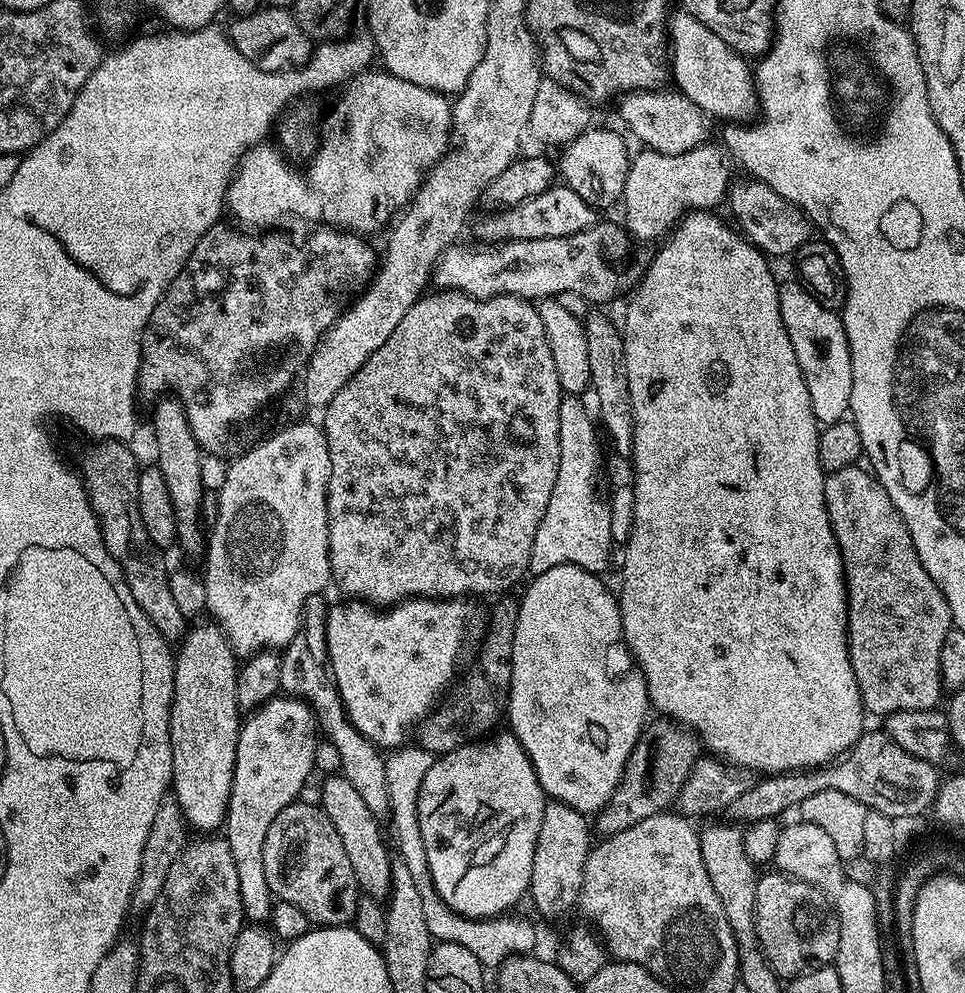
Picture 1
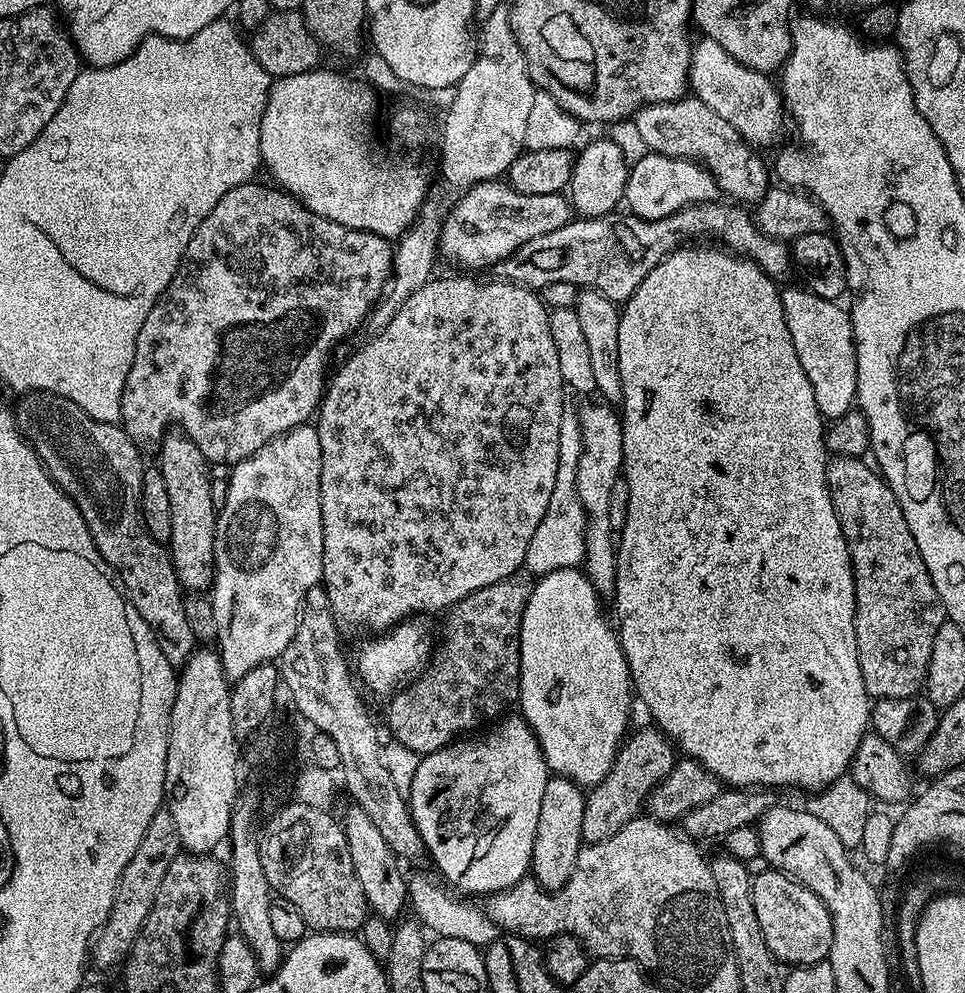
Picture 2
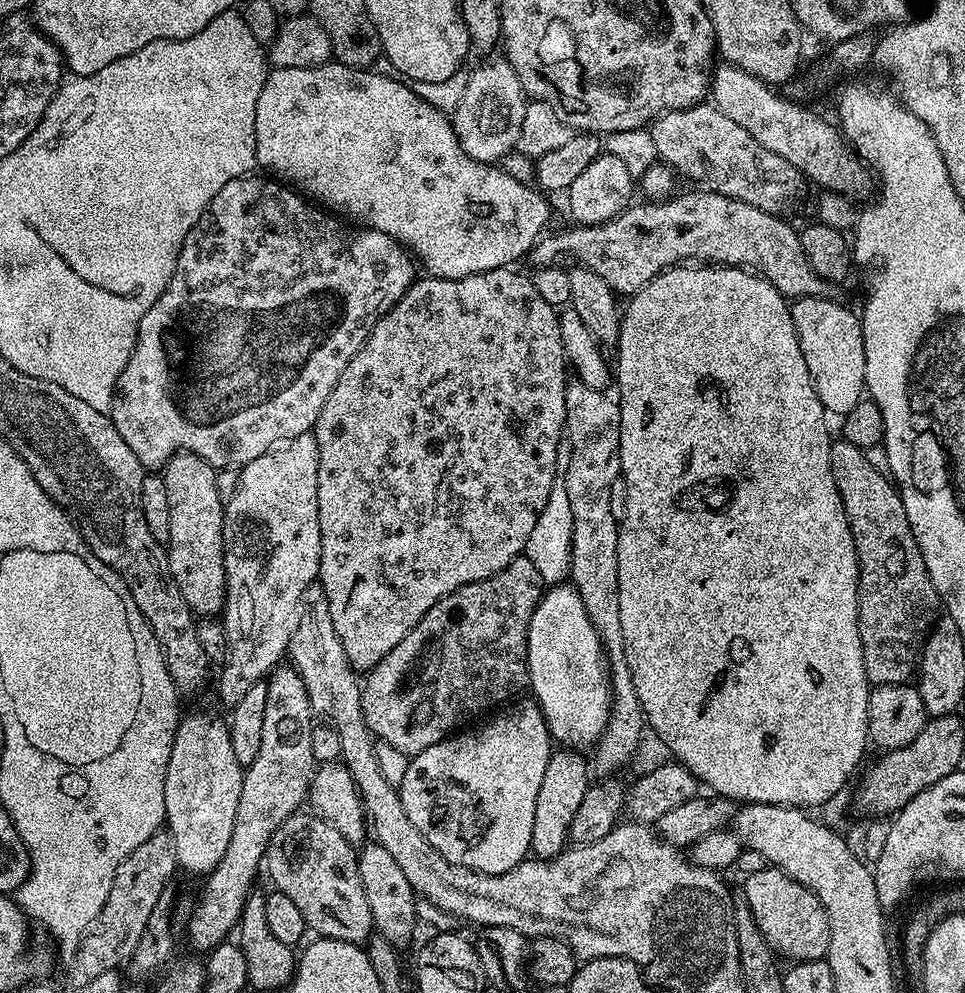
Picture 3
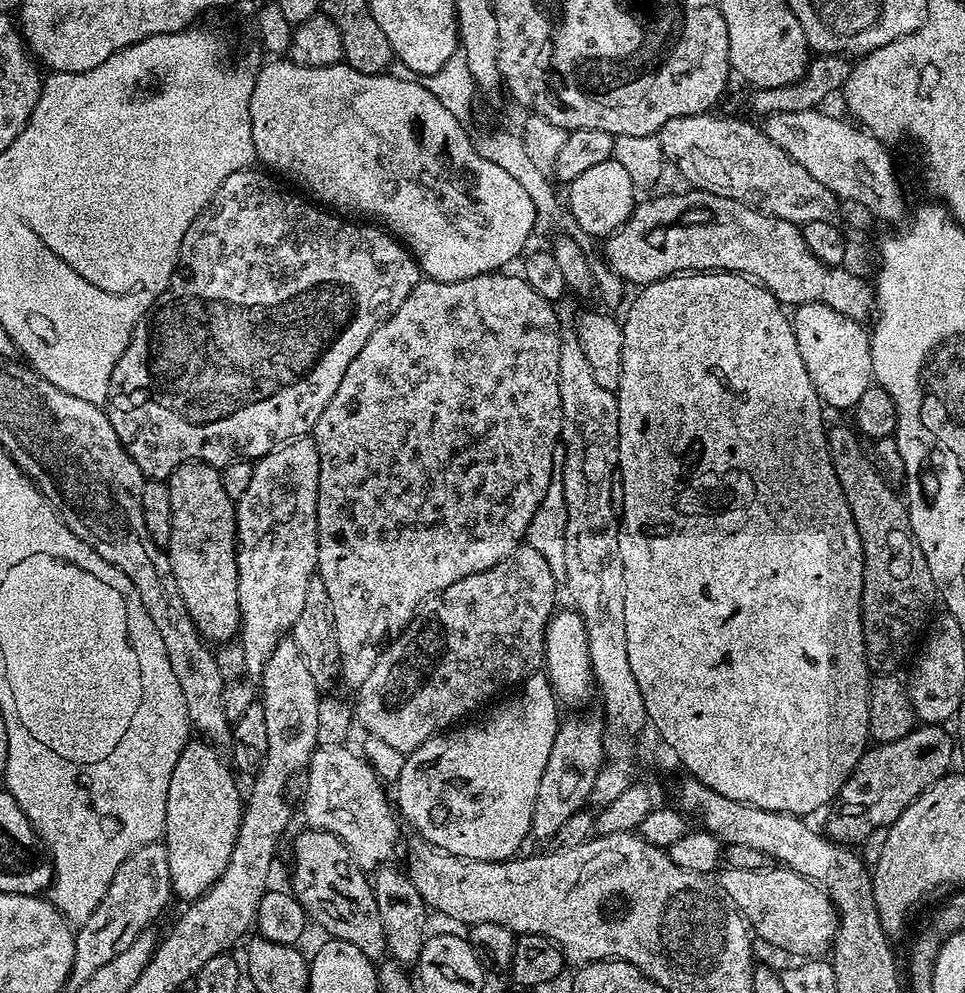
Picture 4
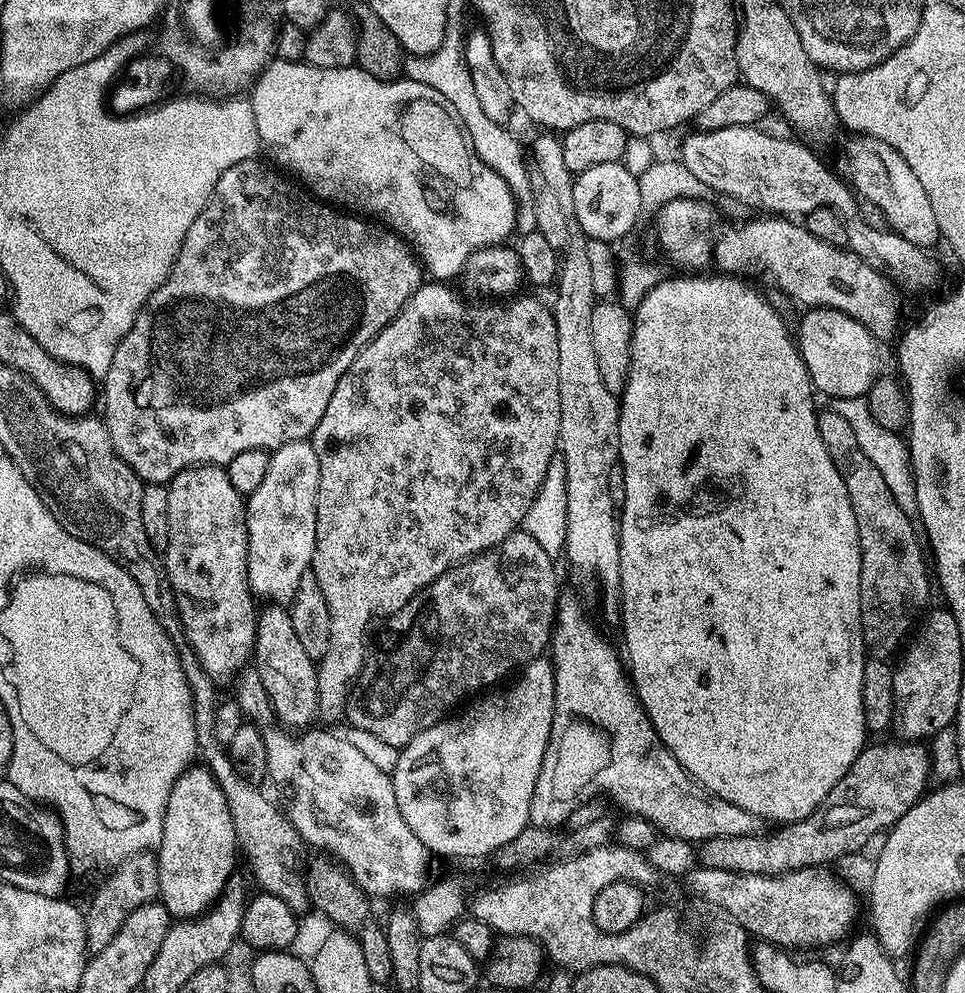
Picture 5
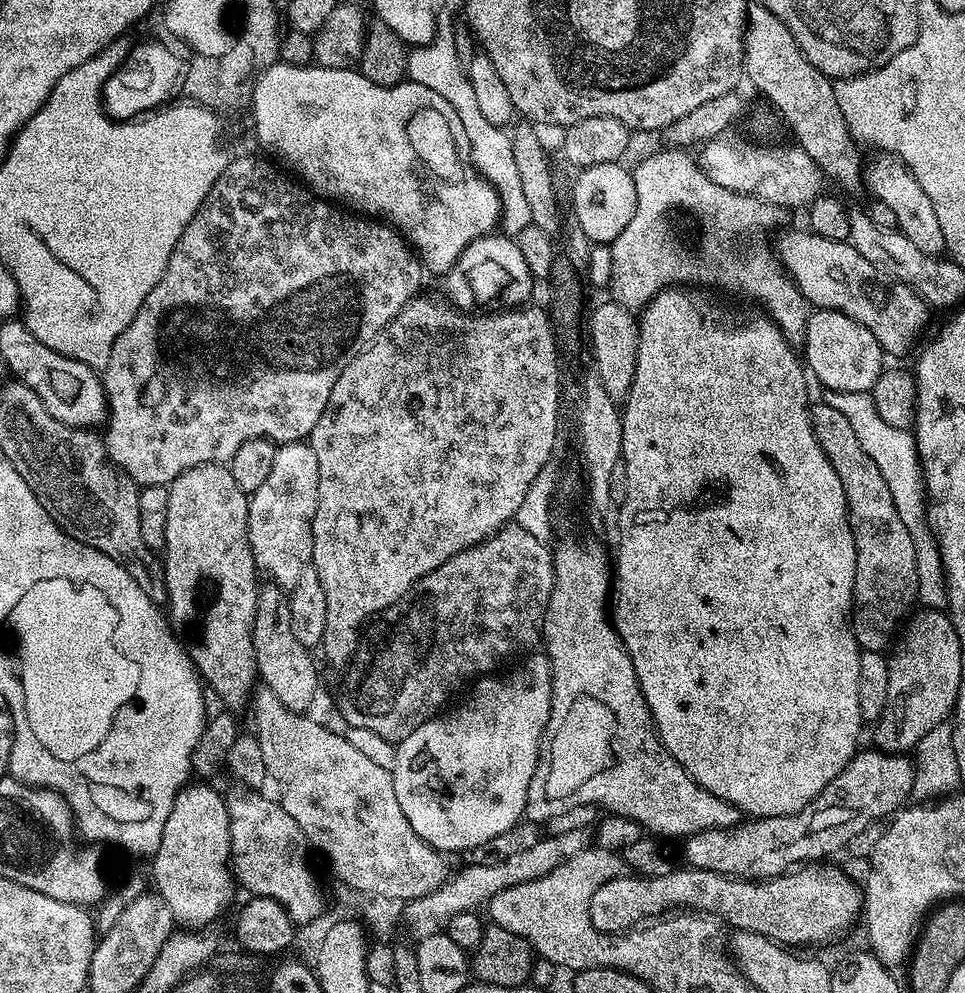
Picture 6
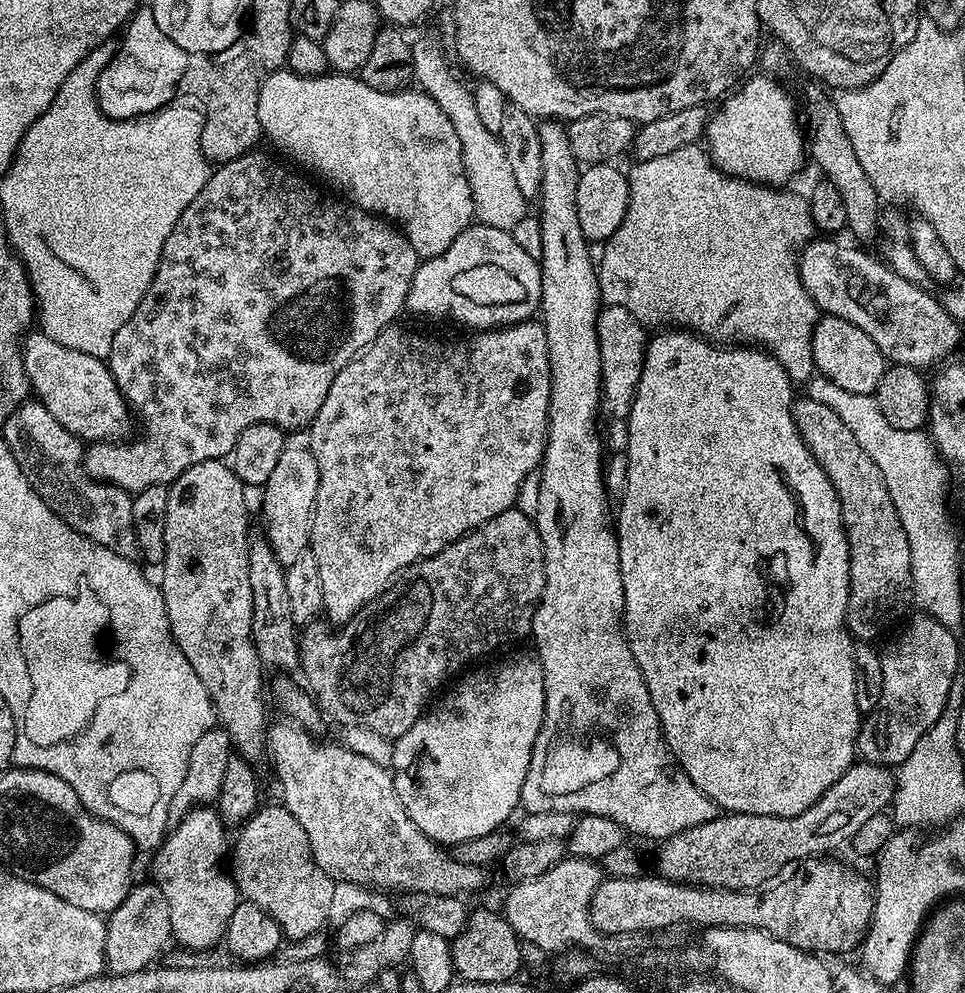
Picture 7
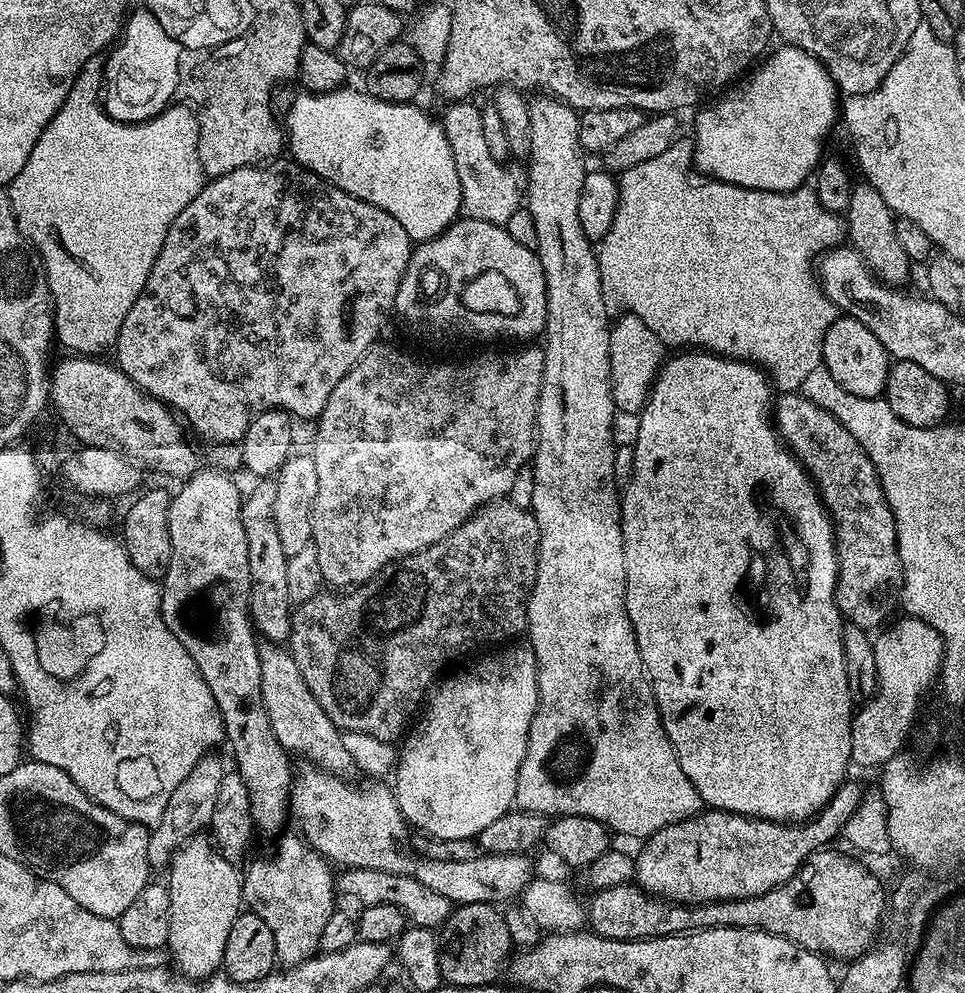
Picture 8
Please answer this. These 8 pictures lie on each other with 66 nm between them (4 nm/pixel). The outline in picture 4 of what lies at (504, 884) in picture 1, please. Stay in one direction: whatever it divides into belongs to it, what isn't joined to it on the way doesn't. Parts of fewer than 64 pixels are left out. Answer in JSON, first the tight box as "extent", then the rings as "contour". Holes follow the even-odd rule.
{"extent":[394,671,562,860],"contour":[[[533,671],[522,682],[522,687],[516,691],[511,693],[513,696],[509,700],[501,699],[499,702],[496,702],[501,702],[501,704],[493,703],[487,709],[489,712],[481,720],[473,719],[471,722],[461,723],[451,730],[445,730],[439,736],[432,736],[426,742],[422,742],[422,746],[418,746],[404,757],[402,774],[394,782],[394,788],[396,788],[396,798],[394,794],[394,800],[398,805],[399,815],[401,817],[404,815],[417,828],[415,831],[427,840],[433,848],[437,848],[441,852],[448,852],[450,855],[460,855],[462,858],[468,859],[510,860],[521,851],[519,848],[523,846],[524,839],[529,839],[532,830],[534,802],[538,798],[538,786],[542,782],[542,770],[546,770],[546,758],[550,758],[550,749],[554,746],[554,738],[560,729],[562,715],[560,716],[559,710],[561,711],[561,709],[558,707],[556,691],[553,690],[552,683],[548,681],[547,675],[543,671]]]}

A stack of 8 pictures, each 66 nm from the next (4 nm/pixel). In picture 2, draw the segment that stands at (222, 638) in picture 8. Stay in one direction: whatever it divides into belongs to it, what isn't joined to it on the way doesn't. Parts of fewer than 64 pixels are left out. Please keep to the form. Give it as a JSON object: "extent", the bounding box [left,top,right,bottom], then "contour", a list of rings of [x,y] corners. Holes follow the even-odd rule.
{"extent":[158,430,216,594],"contour":[[[179,430],[165,432],[158,445],[158,467],[166,482],[170,497],[170,555],[181,589],[192,594],[204,594],[212,587],[214,578],[214,538],[216,537],[216,510],[210,496],[213,473],[208,473],[210,462],[194,446],[187,434]]]}

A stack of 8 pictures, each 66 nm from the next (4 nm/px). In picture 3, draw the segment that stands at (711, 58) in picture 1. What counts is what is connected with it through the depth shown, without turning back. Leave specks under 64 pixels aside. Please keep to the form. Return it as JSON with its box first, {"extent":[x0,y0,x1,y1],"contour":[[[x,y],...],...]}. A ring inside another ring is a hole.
{"extent":[710,62,873,198],"contour":[[[720,62],[715,65],[712,73],[710,100],[718,110],[722,110],[722,114],[726,114],[726,118],[738,122],[738,126],[742,126],[742,130],[746,130],[746,134],[750,134],[750,138],[754,138],[754,142],[766,146],[766,150],[778,154],[778,158],[786,158],[786,162],[790,162],[790,166],[799,170],[801,177],[808,179],[809,176],[814,183],[821,184],[819,186],[821,189],[838,192],[849,198],[864,196],[871,188],[873,191],[873,173],[869,171],[864,161],[852,151],[840,130],[833,123],[832,125],[827,124],[822,117],[815,116],[810,109],[803,108],[806,107],[803,103],[785,98],[773,85],[746,74],[741,68],[736,68],[732,64]]]}

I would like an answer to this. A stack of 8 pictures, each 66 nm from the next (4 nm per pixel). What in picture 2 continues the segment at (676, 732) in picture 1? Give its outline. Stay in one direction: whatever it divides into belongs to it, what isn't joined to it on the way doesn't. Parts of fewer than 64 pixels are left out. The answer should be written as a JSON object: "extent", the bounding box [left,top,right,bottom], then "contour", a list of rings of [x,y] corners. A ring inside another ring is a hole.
{"extent":[580,726,677,845],"contour":[[[649,726],[641,732],[634,732],[621,744],[616,761],[606,774],[606,778],[596,784],[584,797],[580,840],[585,845],[606,842],[606,838],[614,838],[614,834],[618,834],[618,830],[622,830],[626,822],[635,820],[641,815],[645,811],[648,795],[666,779],[677,762],[677,749],[659,728]]]}

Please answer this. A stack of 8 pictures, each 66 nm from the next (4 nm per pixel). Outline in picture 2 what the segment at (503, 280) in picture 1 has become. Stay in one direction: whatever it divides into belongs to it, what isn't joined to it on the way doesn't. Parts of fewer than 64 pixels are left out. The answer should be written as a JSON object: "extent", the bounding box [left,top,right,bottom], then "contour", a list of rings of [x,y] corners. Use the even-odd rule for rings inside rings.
{"extent":[503,202,790,302],"contour":[[[732,202],[720,203],[691,204],[661,220],[644,220],[631,214],[573,218],[566,226],[550,230],[550,234],[542,234],[512,253],[503,261],[503,279],[533,290],[570,282],[577,289],[600,292],[607,300],[623,302],[631,298],[642,278],[646,278],[660,260],[689,242],[699,241],[696,240],[699,236],[709,236],[712,239],[709,241],[719,242],[727,251],[753,260],[767,276],[786,275],[790,269],[789,245],[773,236],[765,236],[757,228],[753,213],[744,209],[747,207]]]}

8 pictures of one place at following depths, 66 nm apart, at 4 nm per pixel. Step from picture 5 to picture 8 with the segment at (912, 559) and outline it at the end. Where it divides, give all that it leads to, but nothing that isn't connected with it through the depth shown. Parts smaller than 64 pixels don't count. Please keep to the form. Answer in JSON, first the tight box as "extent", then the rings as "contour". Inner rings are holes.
{"extent":[774,392,904,630],"contour":[[[781,392],[775,397],[774,423],[776,431],[780,433],[780,439],[784,441],[784,447],[799,460],[800,465],[812,477],[812,482],[816,485],[816,491],[820,493],[820,501],[824,503],[824,509],[828,511],[828,516],[832,519],[832,527],[836,534],[836,561],[840,567],[840,575],[836,577],[836,604],[840,607],[841,616],[844,617],[847,623],[858,626],[859,628],[873,630],[872,628],[877,627],[876,629],[879,629],[881,627],[879,624],[891,614],[892,607],[897,607],[900,586],[904,582],[904,575],[902,574],[900,555],[898,554],[896,519],[886,502],[886,494],[880,485],[880,475],[876,473],[874,462],[870,462],[866,450],[862,450],[858,438],[854,438],[854,434],[850,434],[850,430],[846,430],[846,426],[842,426],[842,422],[838,422],[838,418],[834,418],[834,414],[830,414],[830,410],[822,410],[822,406],[814,406],[814,402],[810,402],[810,398],[806,398],[800,392]]]}

